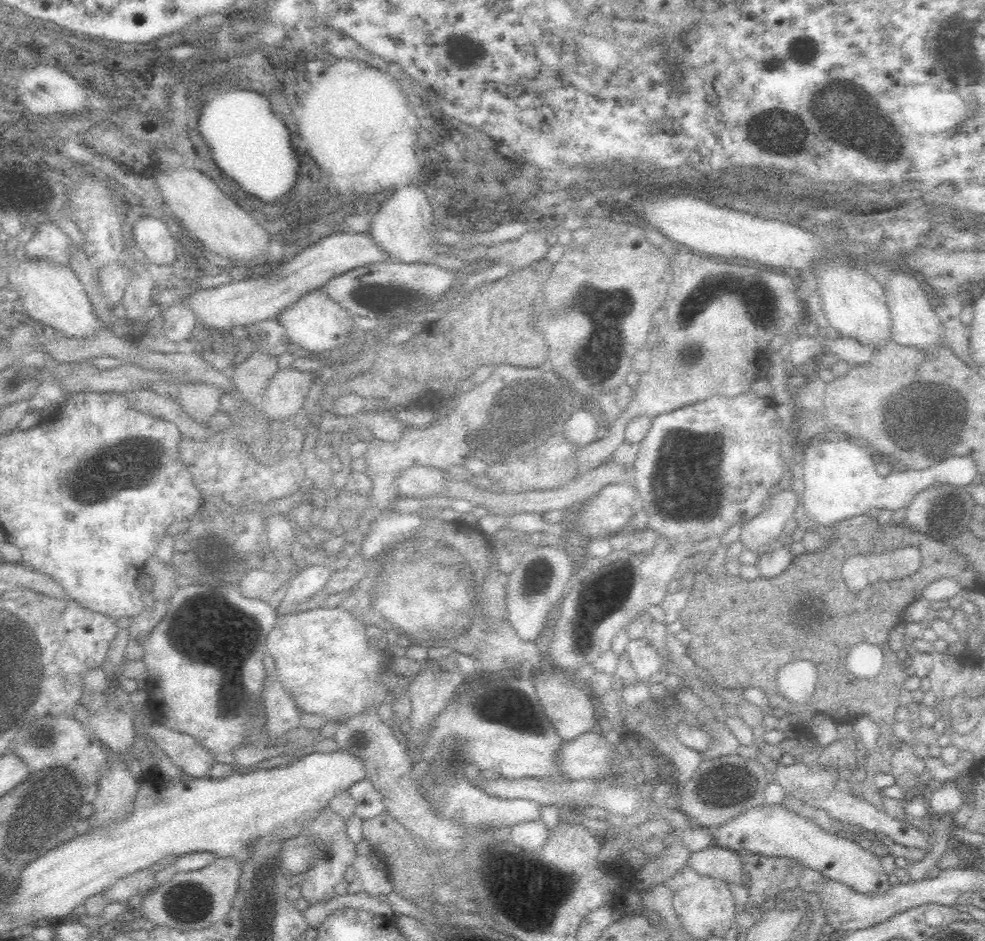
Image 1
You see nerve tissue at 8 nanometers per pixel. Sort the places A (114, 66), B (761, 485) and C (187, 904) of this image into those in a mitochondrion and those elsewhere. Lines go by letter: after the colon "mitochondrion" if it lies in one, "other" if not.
A: other
B: other
C: mitochondrion

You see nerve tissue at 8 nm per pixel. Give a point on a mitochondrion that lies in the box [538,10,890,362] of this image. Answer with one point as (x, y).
(801, 50)

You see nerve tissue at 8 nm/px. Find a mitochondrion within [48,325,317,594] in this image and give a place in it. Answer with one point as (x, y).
(86, 485)

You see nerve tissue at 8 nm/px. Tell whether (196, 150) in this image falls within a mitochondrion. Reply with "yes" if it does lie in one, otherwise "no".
no

